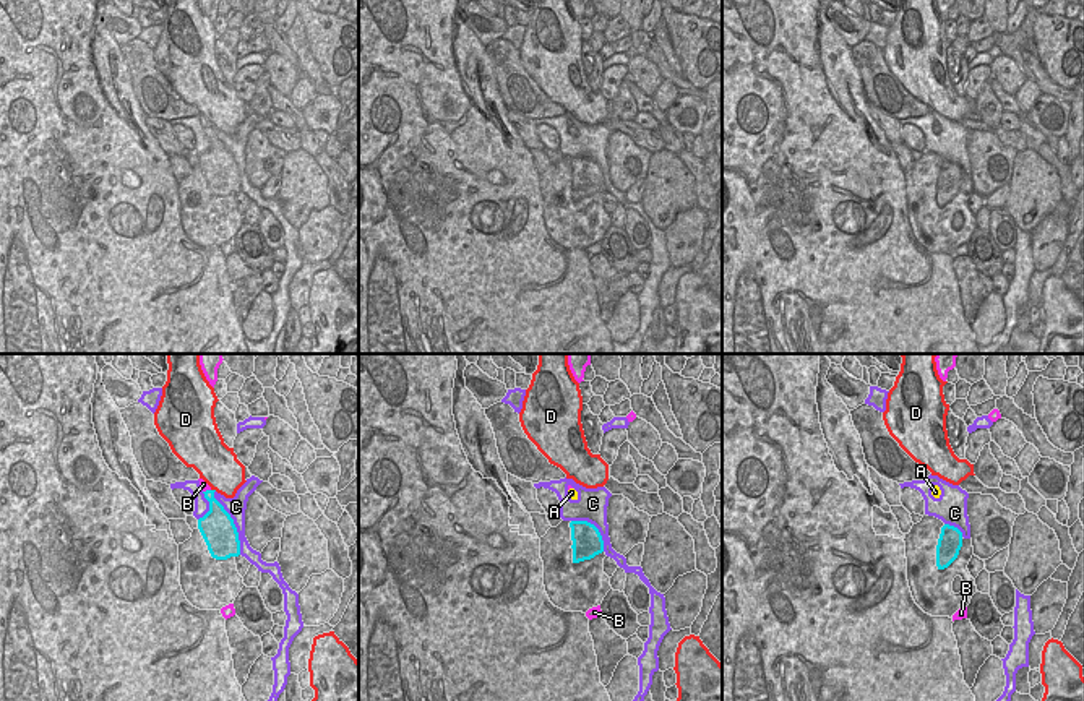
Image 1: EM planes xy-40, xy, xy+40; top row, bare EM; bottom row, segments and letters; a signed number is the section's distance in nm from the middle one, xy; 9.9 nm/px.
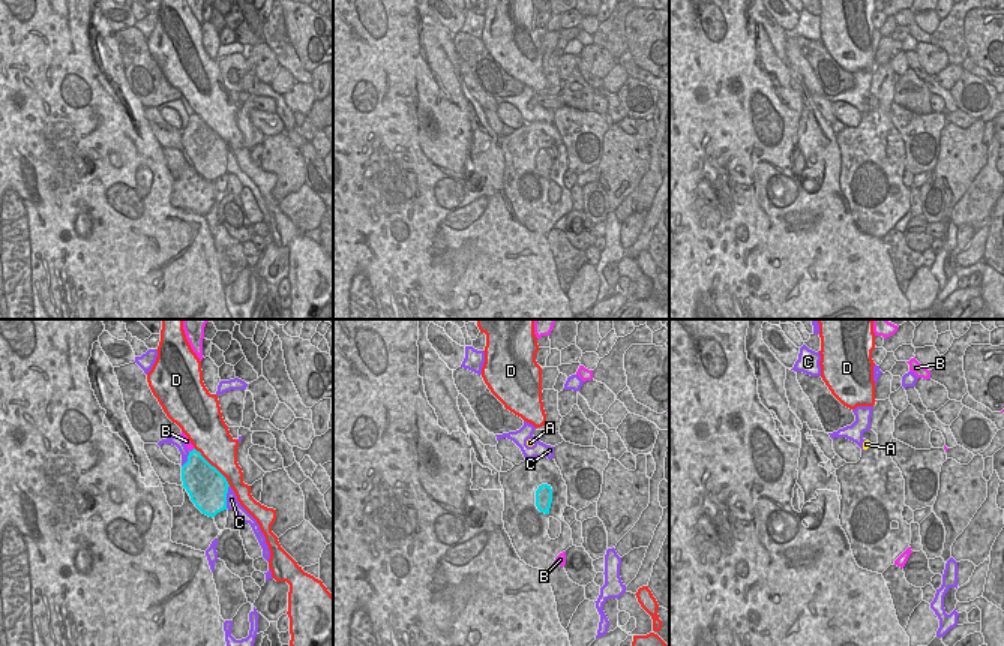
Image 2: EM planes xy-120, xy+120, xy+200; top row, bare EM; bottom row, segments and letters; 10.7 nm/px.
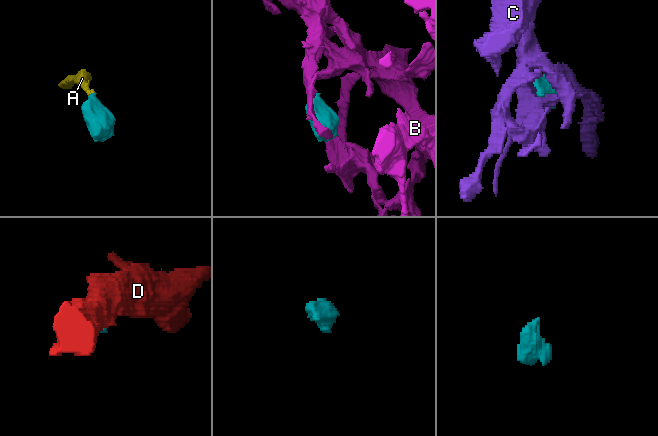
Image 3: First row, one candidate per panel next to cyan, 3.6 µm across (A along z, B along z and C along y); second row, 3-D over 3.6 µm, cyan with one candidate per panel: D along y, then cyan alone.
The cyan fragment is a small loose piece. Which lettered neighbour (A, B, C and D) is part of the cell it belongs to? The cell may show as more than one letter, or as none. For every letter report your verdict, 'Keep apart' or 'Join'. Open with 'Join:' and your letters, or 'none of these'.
Join: A
A: Join
B: Keep apart
C: Keep apart
D: Keep apart

